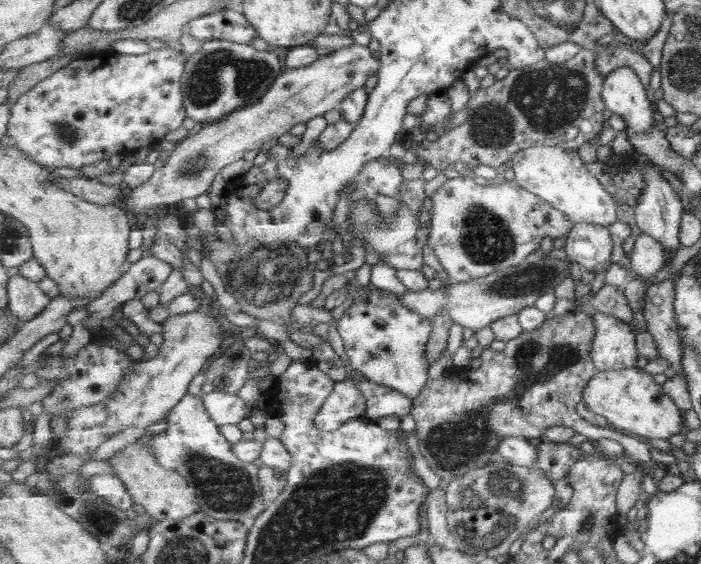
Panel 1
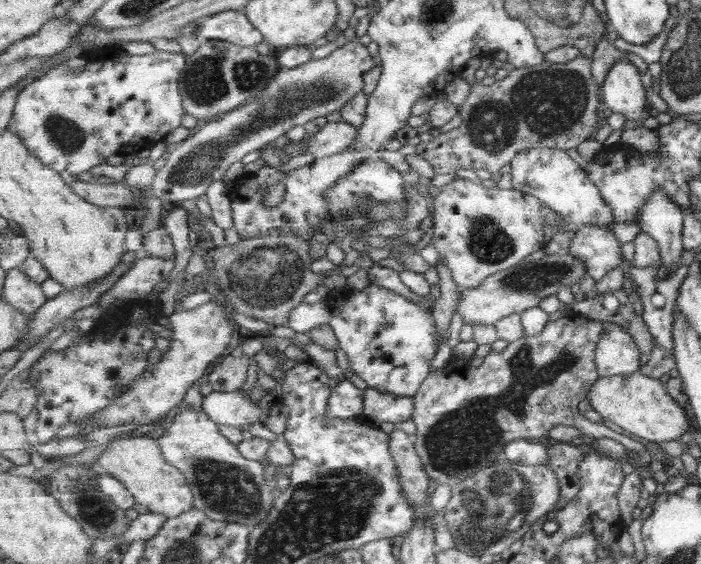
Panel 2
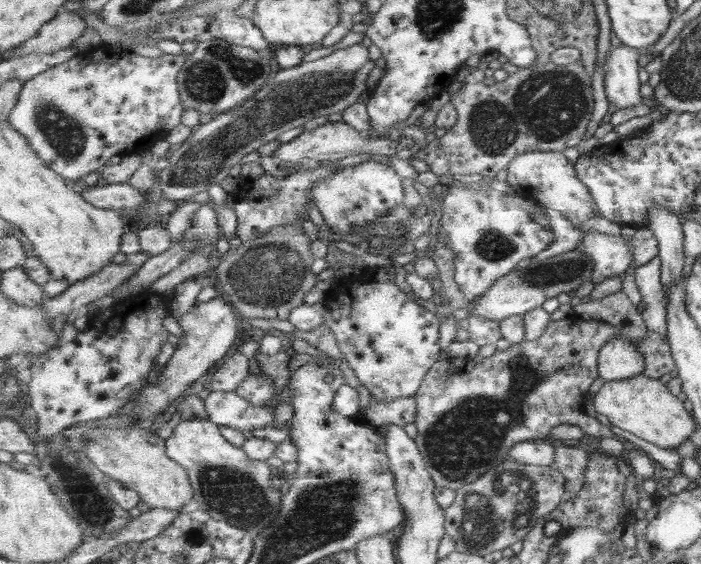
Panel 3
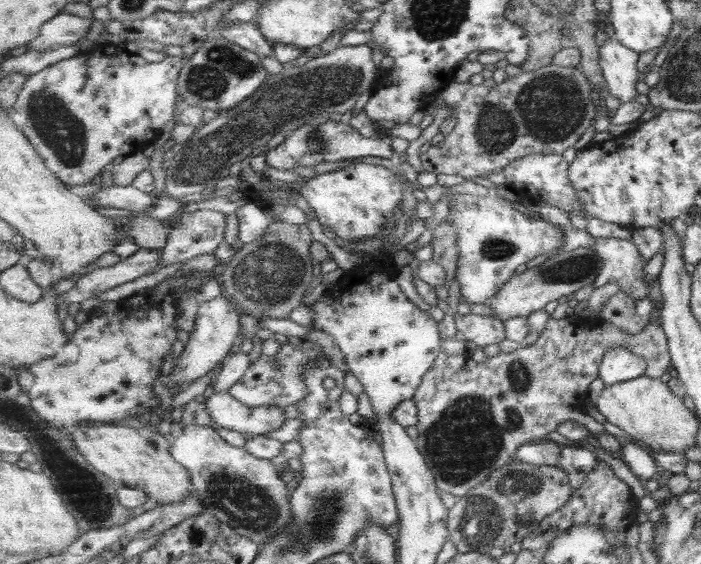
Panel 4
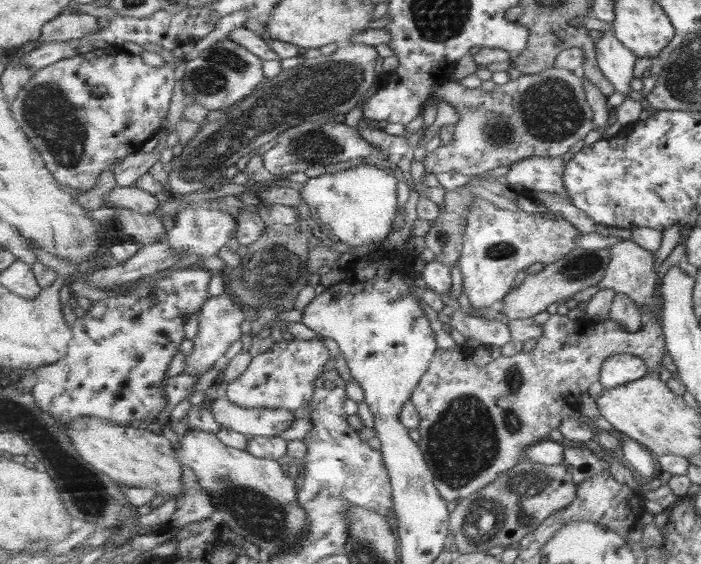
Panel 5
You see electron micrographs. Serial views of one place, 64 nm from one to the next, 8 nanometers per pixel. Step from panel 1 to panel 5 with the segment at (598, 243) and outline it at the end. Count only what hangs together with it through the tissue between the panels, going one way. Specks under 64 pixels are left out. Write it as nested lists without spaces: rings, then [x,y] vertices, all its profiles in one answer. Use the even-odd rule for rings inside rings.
[[[632,239],[621,240],[619,243],[610,246],[607,250],[611,253],[612,261],[607,267],[607,272],[603,280],[597,285],[599,289],[612,289],[615,294],[622,293],[629,296],[637,307],[643,305],[653,306],[655,304],[655,293],[659,287],[657,278],[657,265],[655,264],[655,253],[645,250],[641,245],[637,245]]]

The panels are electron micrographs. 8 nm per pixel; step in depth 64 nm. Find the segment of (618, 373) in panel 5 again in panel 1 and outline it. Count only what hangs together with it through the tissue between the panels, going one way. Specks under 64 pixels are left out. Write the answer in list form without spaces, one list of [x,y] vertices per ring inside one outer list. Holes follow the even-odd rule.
[[[604,312],[593,318],[596,335],[592,357],[598,371],[635,368],[643,362],[631,326]]]

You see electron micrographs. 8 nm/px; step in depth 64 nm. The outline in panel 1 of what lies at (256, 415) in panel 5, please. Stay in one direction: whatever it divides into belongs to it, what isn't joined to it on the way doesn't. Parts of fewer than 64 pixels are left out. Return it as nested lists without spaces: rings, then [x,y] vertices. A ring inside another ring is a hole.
[[[211,391],[202,396],[206,411],[218,426],[239,424],[245,418],[251,418],[252,412],[247,408],[245,400],[236,394]]]

